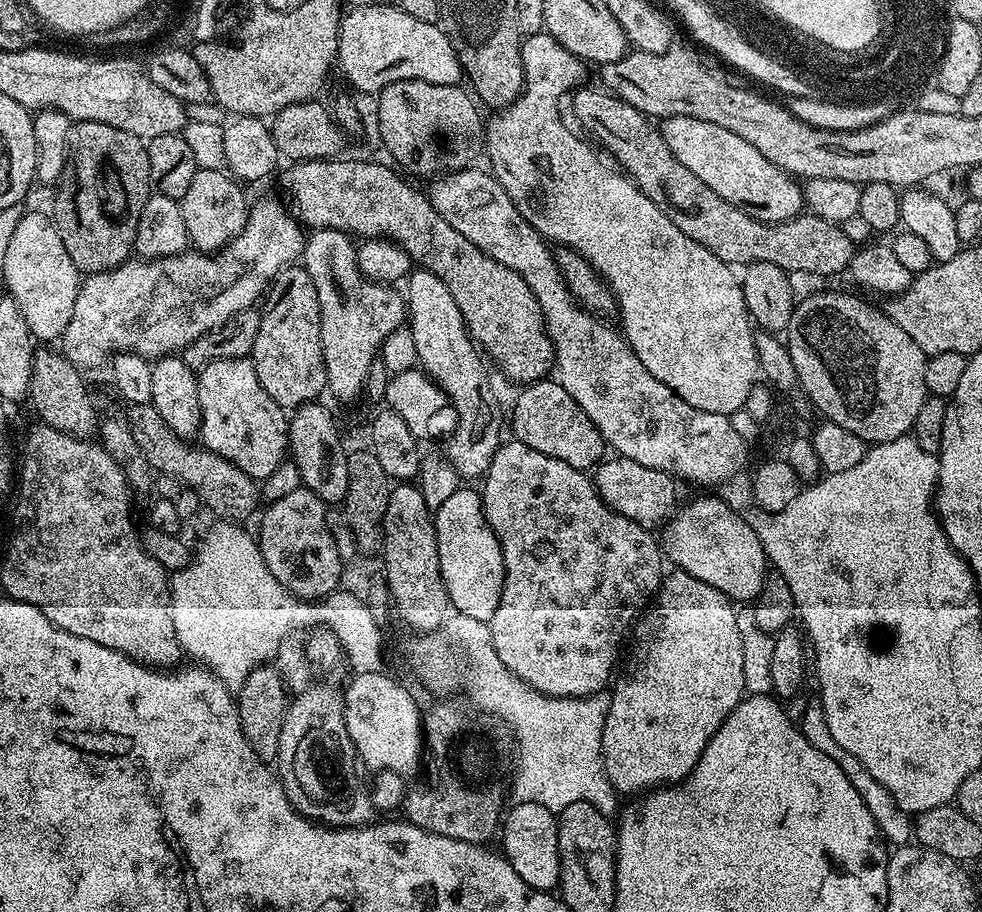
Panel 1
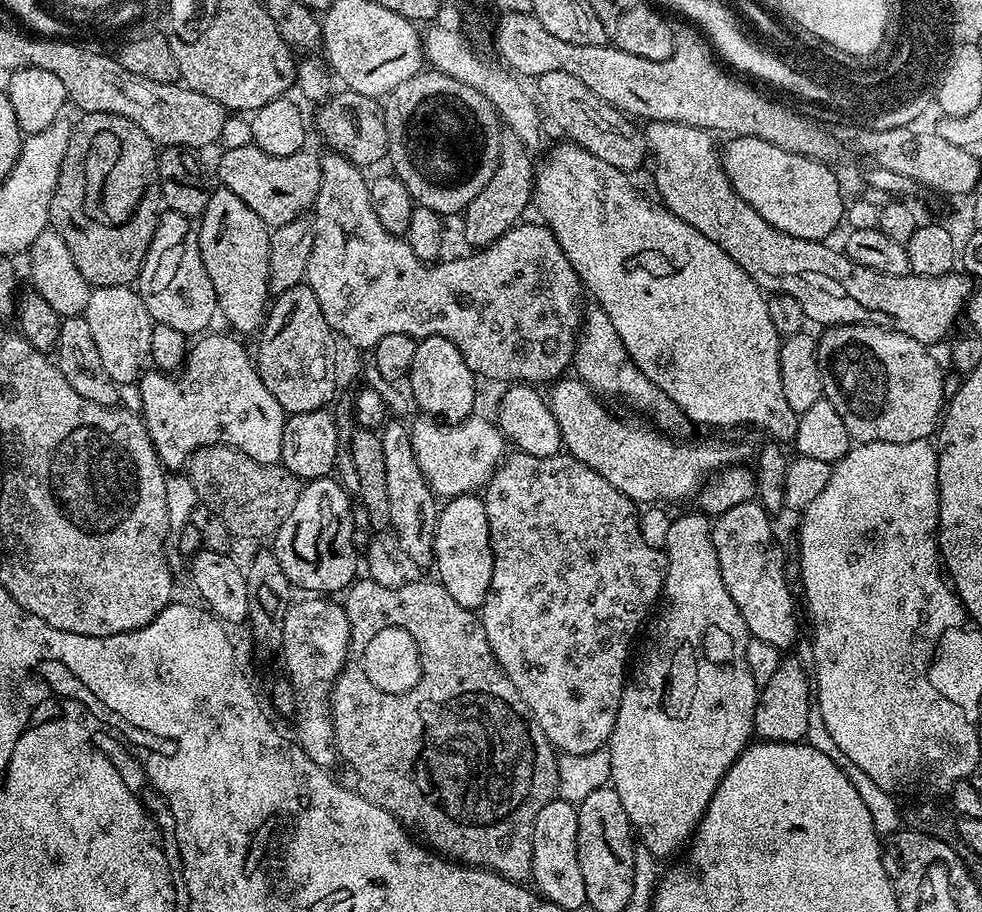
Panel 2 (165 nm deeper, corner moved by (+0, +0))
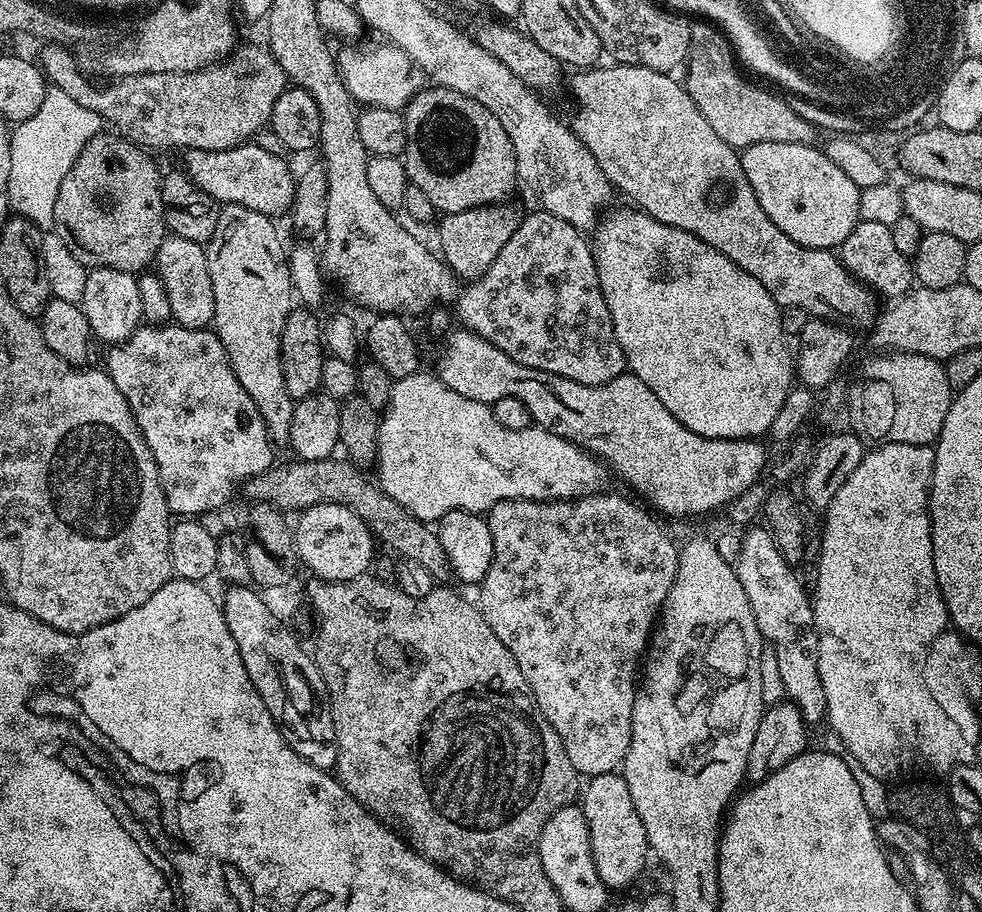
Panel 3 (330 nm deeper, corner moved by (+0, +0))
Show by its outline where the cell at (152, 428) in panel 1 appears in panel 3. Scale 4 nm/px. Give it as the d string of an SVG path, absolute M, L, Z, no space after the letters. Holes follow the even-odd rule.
M329 458L327 460L293 459L293 464L273 466L267 472L253 476L243 485L242 492L249 496L249 501L273 504L281 510L296 508L303 510L315 504L345 504L355 508L362 522L371 530L373 537L380 540L388 548L397 552L397 557L413 560L426 570L432 572L433 581L448 582L453 579L452 568L446 558L446 550L442 550L442 542L435 531L432 532L427 523L410 514L394 498L390 498L375 483L368 484L361 469L347 459Z

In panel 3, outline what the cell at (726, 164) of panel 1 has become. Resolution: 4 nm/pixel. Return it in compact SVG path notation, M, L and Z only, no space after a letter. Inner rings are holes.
M758 142L740 152L742 170L754 186L762 210L794 242L807 248L839 249L860 220L860 189L819 147L790 142Z

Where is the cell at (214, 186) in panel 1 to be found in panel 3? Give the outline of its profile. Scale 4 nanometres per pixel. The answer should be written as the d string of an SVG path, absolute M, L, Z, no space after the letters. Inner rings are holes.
M237 204L223 205L218 214L218 226L214 226L214 234L208 239L206 251L210 286L214 286L214 318L211 327L226 350L228 365L234 370L238 382L242 382L242 390L246 390L246 394L254 398L254 406L258 406L258 412L262 414L273 445L284 446L290 438L290 418L294 401L286 390L280 347L286 318L294 307L294 291L286 259L286 247L280 241L276 224L273 217L258 214L258 210L246 210L246 206Z

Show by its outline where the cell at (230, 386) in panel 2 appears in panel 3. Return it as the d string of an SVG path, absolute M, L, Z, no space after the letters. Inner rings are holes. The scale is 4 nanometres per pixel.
M169 322L163 326L141 326L137 328L136 333L131 338L122 344L109 347L107 351L106 371L114 382L114 386L118 386L118 390L122 390L122 398L126 398L126 402L138 422L142 438L158 466L158 474L166 494L169 513L180 518L200 518L206 512L225 507L231 501L228 499L231 498L236 484L238 488L238 486L251 480L253 476L267 472L269 468L273 467L272 451L274 451L274 445L268 436L262 414L258 412L258 406L254 406L254 398L250 398L250 394L246 394L246 390L242 390L242 382L238 382L234 370L228 365L228 355L215 331L203 328L182 328L175 322Z

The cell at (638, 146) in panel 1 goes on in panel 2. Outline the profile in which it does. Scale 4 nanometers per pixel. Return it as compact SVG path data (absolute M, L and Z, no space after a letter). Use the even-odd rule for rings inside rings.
M550 70L550 74L539 76L535 84L537 90L540 91L538 100L546 113L547 119L549 116L568 135L565 137L571 143L578 144L590 154L594 154L594 158L602 158L602 162L610 162L610 166L614 166L625 174L632 174L632 171L643 160L645 163L646 152L642 147L641 133L638 131L638 128L636 132L635 126L632 125L635 123L625 113L620 112L617 108L610 107L606 102L602 102L602 98L598 98L598 94L594 94L594 90L589 90L587 86L582 86L582 82L578 82L578 78L574 78L570 74L562 74L558 70Z

